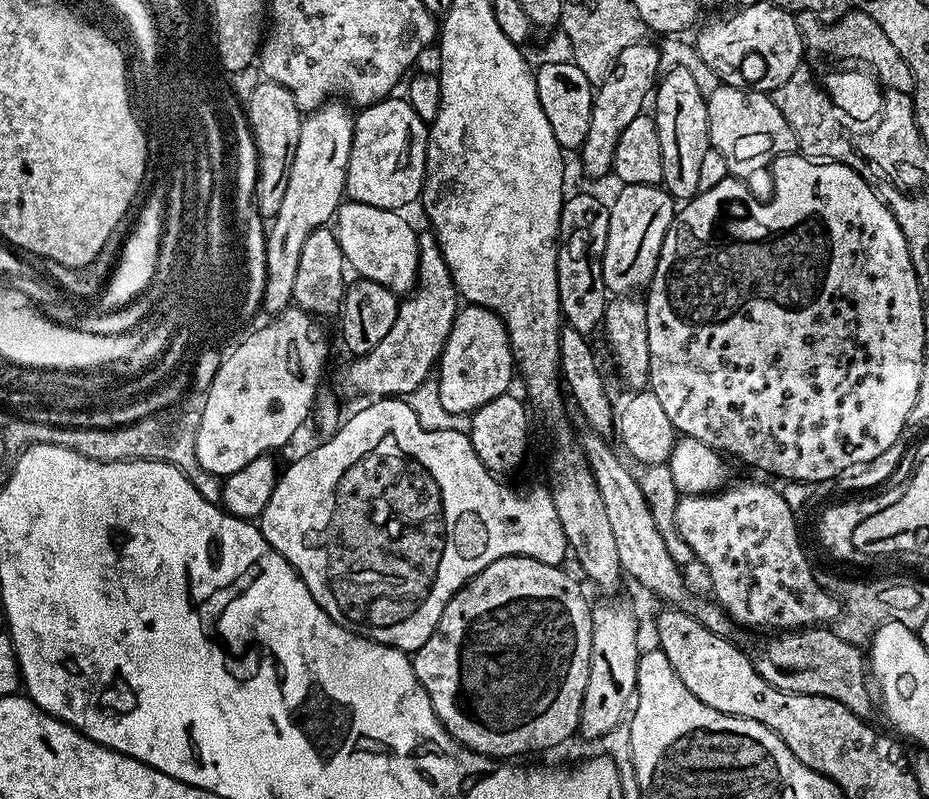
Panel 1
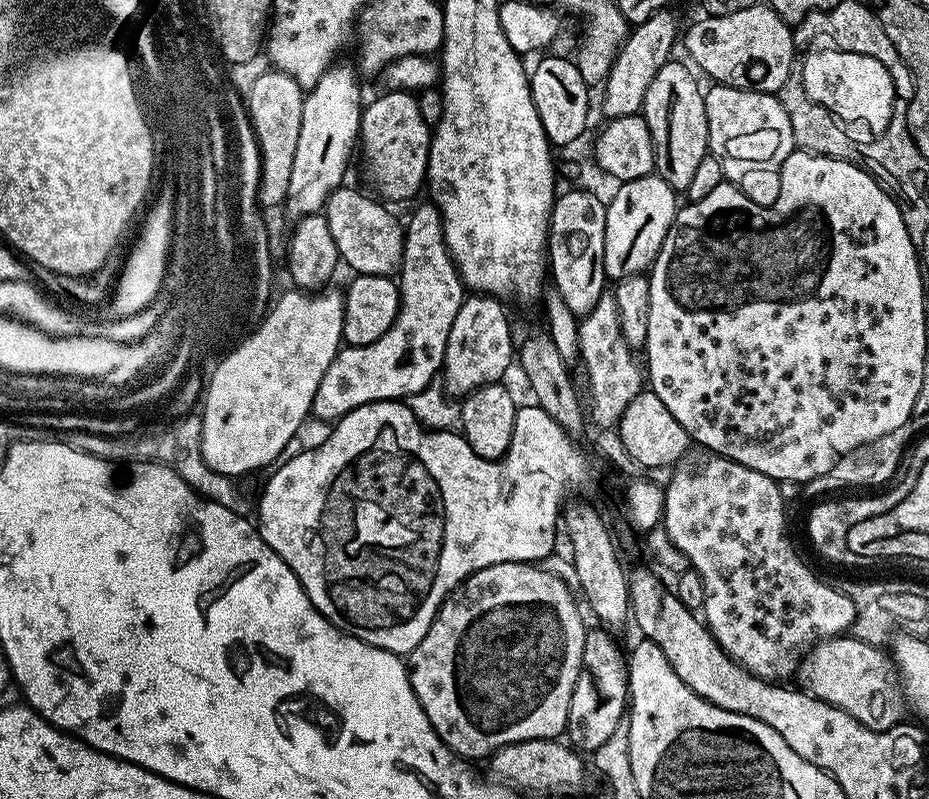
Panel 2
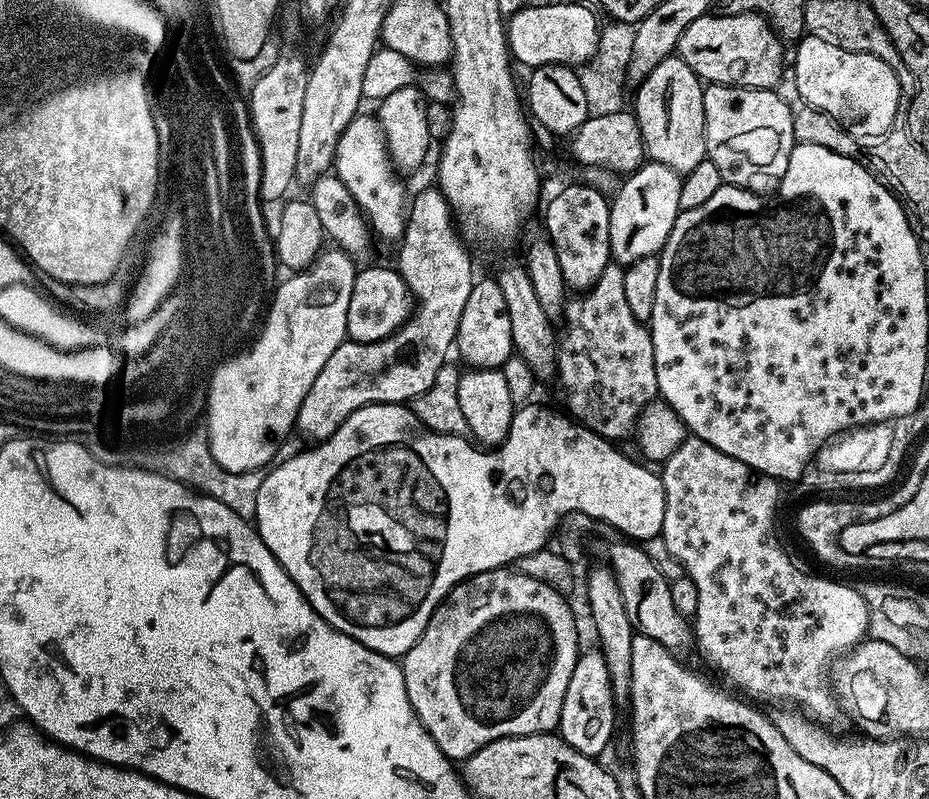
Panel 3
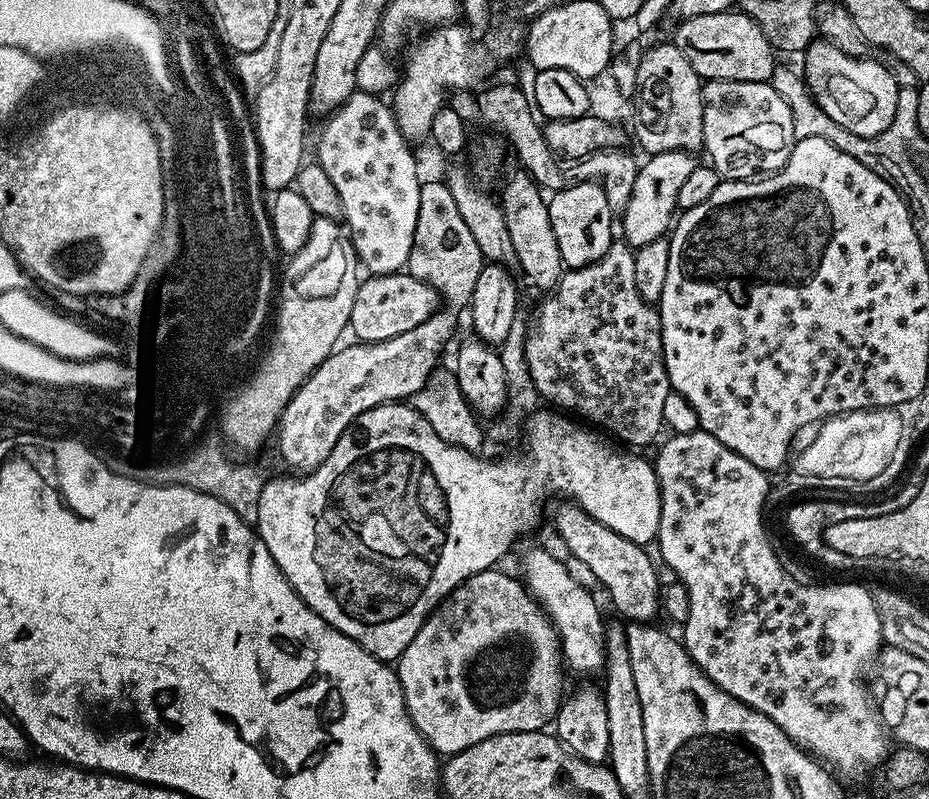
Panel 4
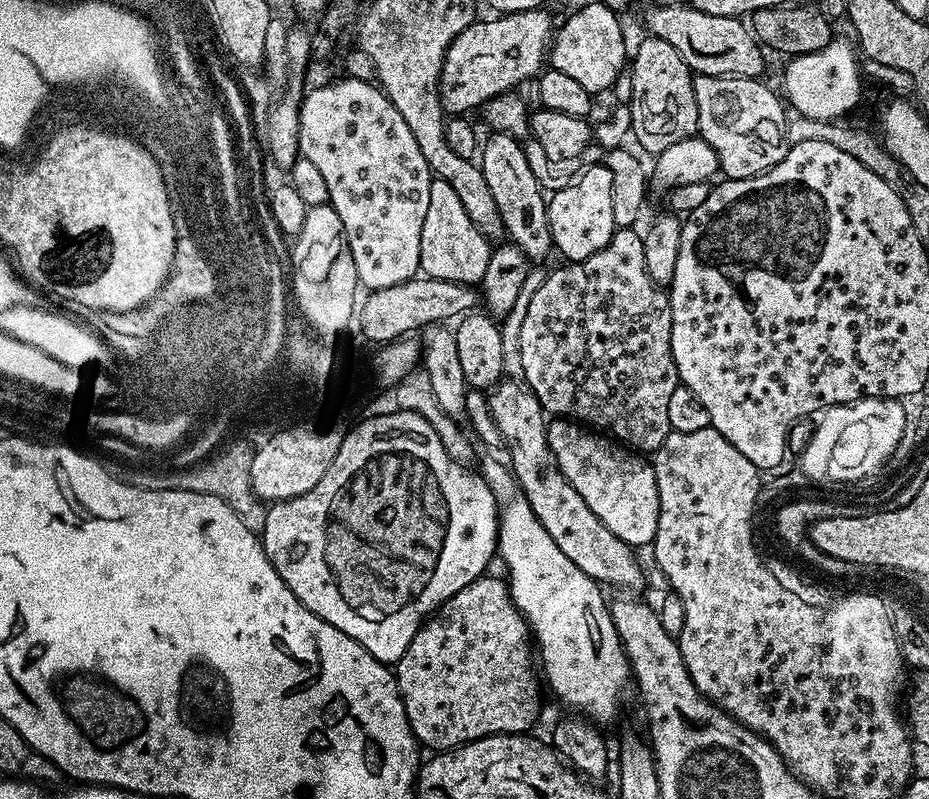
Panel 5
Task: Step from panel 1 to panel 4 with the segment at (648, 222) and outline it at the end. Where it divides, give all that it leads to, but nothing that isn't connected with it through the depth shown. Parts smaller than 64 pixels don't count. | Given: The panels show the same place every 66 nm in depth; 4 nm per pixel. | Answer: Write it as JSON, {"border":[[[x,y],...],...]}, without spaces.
{"border":[[[657,152],[649,155],[647,159],[645,164],[643,161],[637,167],[634,191],[623,205],[624,233],[622,236],[633,249],[642,247],[646,242],[661,239],[673,227],[678,190],[682,190],[686,178],[690,178],[692,171],[698,167],[697,161],[692,161],[694,156],[691,152]]]}

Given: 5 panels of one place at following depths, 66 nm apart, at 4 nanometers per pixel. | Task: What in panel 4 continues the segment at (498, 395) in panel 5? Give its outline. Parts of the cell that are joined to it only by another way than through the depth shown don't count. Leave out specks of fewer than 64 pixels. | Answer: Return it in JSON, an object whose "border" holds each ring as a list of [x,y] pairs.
{"border":[[[564,502],[556,512],[556,532],[564,539],[568,552],[608,591],[612,604],[628,622],[652,622],[661,611],[659,582],[654,563],[647,557],[643,544],[622,538],[610,526],[595,520],[575,502]]]}

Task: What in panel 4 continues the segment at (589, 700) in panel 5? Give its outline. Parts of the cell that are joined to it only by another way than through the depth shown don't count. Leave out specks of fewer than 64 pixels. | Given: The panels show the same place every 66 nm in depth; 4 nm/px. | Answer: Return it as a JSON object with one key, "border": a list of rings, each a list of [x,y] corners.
{"border":[[[544,548],[534,549],[525,558],[522,580],[556,627],[563,663],[571,671],[573,668],[576,672],[599,673],[604,666],[606,620],[600,617],[600,608],[595,598],[572,577],[571,570],[558,557],[551,556]]]}

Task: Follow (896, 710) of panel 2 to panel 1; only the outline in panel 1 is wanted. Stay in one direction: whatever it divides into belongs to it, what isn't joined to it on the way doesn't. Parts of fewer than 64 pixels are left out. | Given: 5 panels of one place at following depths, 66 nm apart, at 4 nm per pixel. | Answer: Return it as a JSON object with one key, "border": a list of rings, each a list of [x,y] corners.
{"border":[[[813,626],[799,630],[784,630],[779,634],[772,634],[769,640],[764,640],[757,646],[756,652],[751,653],[752,663],[756,665],[758,674],[766,678],[768,684],[774,685],[778,690],[810,694],[822,698],[834,698],[834,702],[842,702],[852,713],[861,718],[871,717],[874,696],[868,693],[870,688],[870,668],[866,663],[866,656],[860,652],[853,641],[845,638],[841,633],[828,626]]]}

